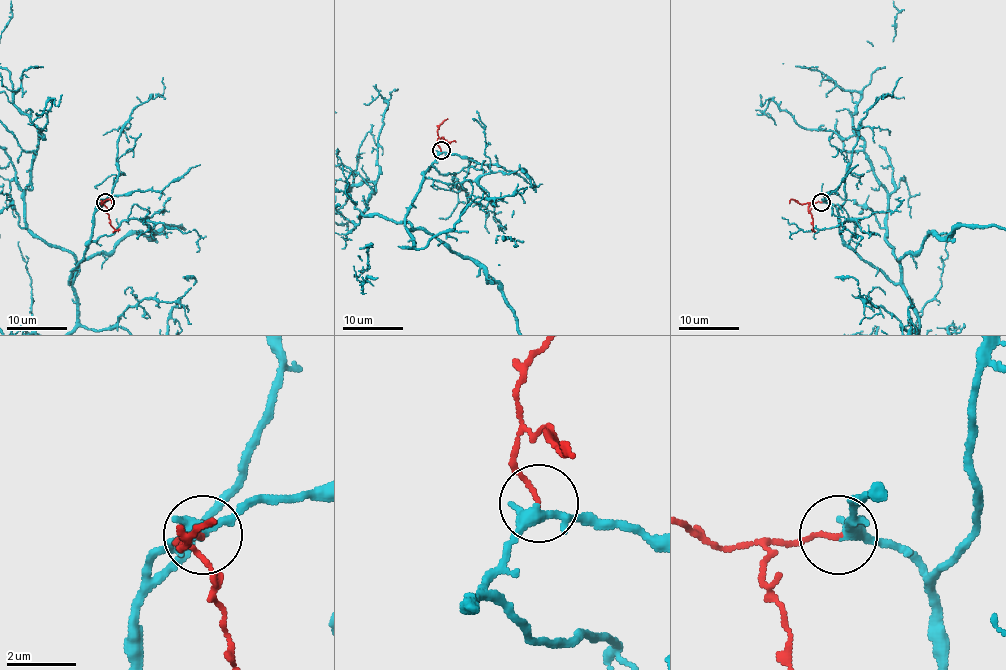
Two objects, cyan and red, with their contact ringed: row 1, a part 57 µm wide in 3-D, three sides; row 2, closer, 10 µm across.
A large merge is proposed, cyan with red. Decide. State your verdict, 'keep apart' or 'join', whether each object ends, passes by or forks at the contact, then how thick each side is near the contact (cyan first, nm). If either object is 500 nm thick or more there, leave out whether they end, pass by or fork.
join | cyan passes by | red ends | 340/120 nm

